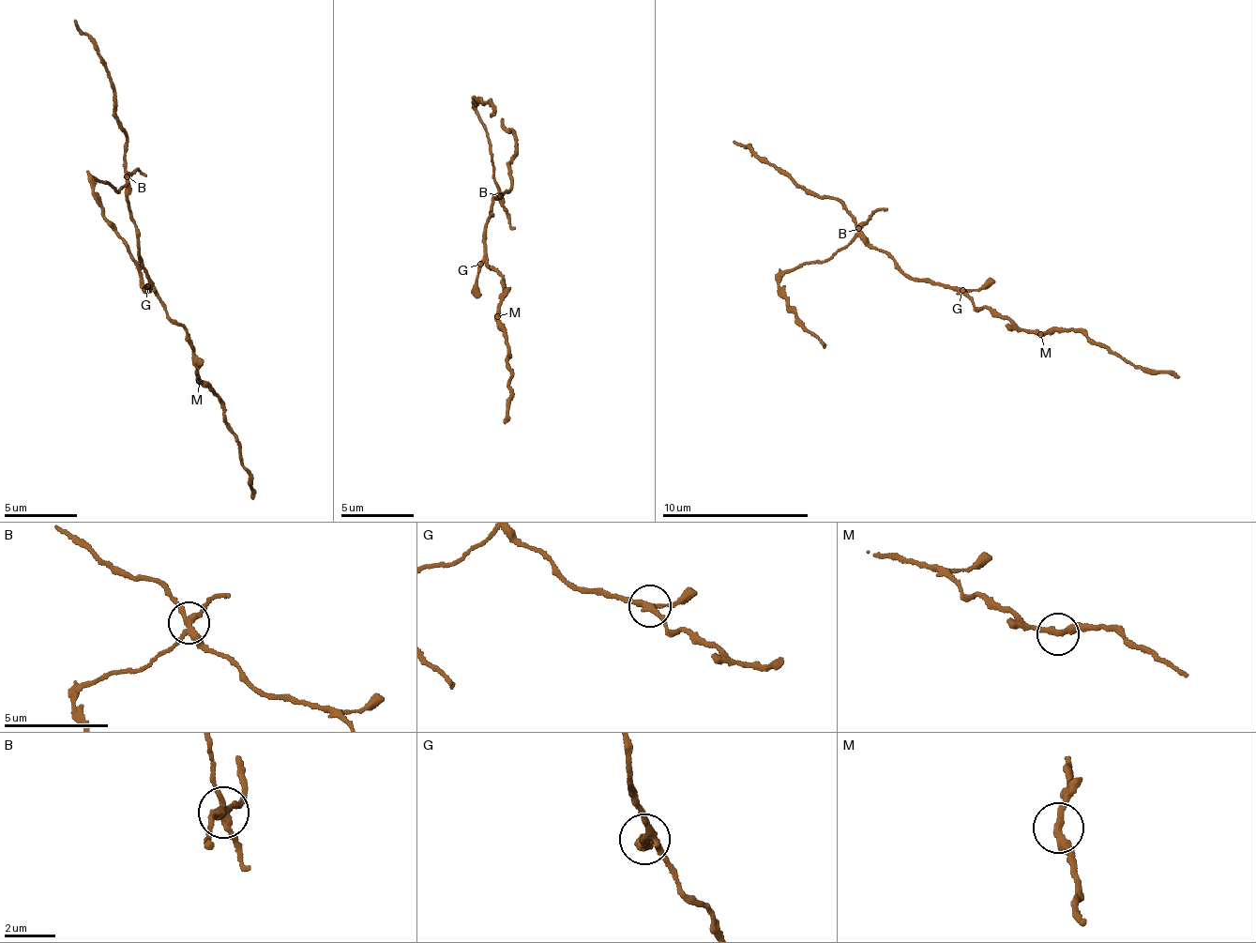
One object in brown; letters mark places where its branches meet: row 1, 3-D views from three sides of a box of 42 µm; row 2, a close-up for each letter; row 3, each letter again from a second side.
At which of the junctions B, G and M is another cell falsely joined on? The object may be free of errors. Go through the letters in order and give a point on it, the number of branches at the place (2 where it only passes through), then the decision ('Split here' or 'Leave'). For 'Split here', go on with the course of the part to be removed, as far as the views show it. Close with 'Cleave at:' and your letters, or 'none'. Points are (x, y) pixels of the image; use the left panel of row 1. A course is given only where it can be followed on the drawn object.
B: Place: (127, 176). Branches: 4. Split here. Course of the part to remove: (128, 174), (118, 191), (102, 179), (95, 188), (104, 221), (146, 286)
G: Place: (147, 286). Branches: 3. Leave
M: Place: (199, 381). Branches: 2. Leave
Cleave at: B

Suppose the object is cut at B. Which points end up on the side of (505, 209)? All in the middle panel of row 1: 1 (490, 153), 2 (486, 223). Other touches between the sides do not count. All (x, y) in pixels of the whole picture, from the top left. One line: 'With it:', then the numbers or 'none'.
With it: 1

